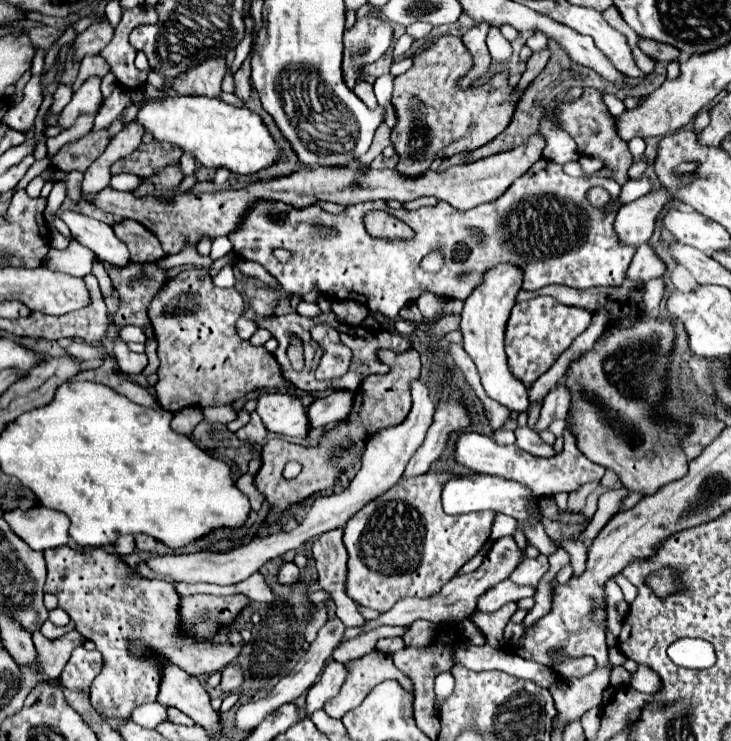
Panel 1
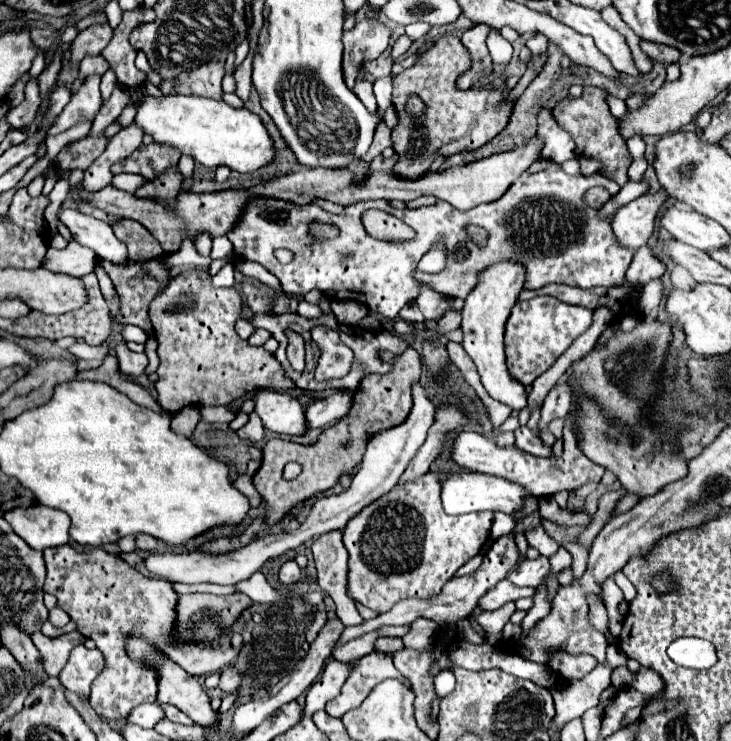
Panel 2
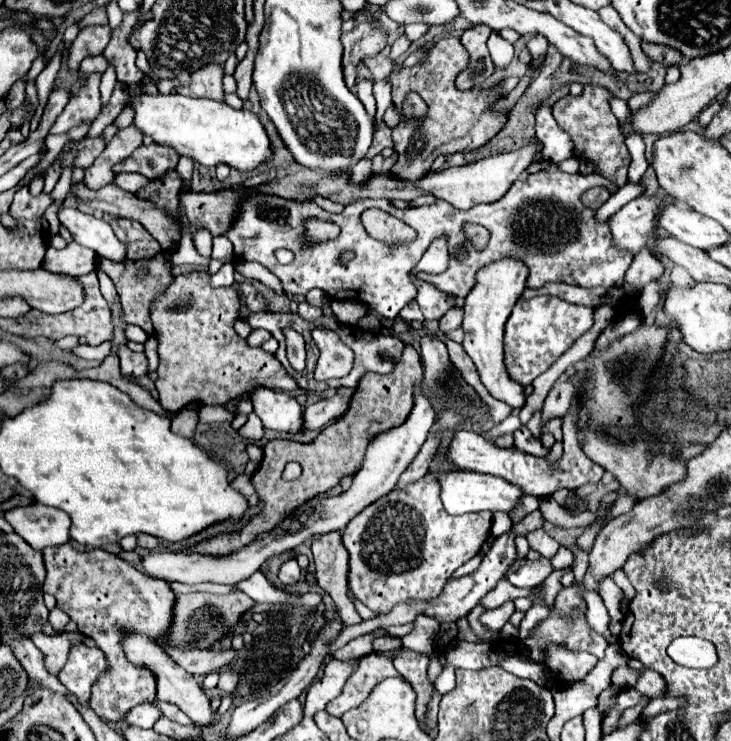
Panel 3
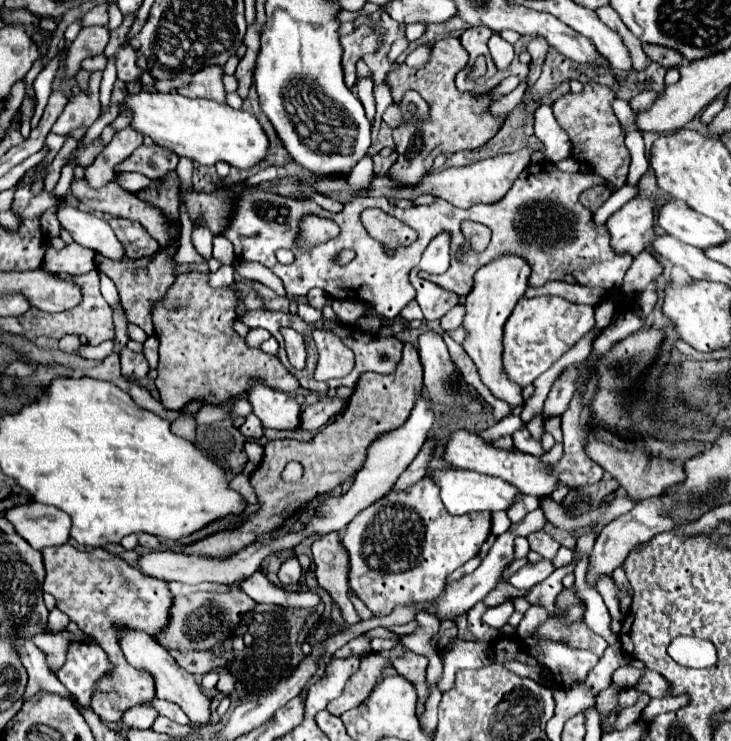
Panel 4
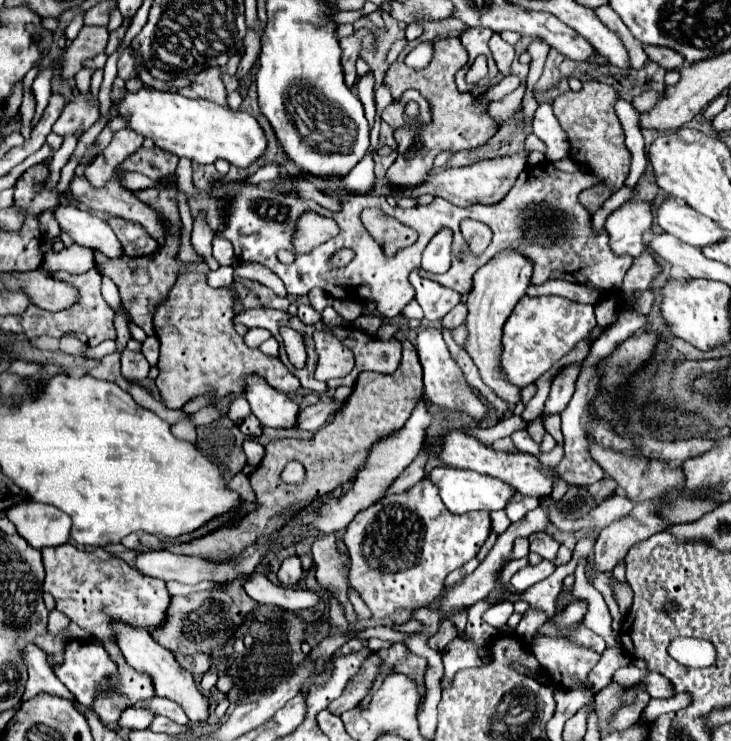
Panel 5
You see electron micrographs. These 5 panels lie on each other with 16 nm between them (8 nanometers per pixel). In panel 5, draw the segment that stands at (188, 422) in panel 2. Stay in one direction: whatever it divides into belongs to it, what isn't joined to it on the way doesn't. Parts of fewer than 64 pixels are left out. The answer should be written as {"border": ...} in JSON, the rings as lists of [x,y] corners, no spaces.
{"border":[[[178,420],[176,424],[172,424],[172,434],[196,444],[196,426],[192,420]]]}

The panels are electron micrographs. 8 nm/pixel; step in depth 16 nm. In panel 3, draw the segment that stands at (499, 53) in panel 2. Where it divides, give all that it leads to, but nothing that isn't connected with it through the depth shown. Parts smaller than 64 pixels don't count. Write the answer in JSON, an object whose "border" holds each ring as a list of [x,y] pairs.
{"border":[[[493,30],[487,46],[494,64],[505,69],[514,57],[513,45],[503,39],[499,32]]]}

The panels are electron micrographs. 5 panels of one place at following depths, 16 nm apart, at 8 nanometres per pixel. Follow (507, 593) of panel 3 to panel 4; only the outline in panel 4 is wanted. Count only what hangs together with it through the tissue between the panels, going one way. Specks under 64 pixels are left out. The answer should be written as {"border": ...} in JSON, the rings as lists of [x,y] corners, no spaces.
{"border":[[[498,582],[498,586],[482,600],[488,608],[494,608],[494,606],[498,606],[498,604],[504,604],[506,600],[514,600],[514,598],[520,598],[520,596],[524,596],[524,594],[528,594],[528,590],[518,590],[518,588],[514,588],[510,582]]]}

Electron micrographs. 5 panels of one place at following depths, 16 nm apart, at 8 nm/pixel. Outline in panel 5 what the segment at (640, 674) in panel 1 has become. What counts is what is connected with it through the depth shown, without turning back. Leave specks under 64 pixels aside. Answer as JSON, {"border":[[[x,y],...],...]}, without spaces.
{"border":[[[648,670],[646,676],[640,680],[640,688],[644,688],[652,698],[666,698],[672,694],[672,686],[668,684],[668,680],[652,670]]]}

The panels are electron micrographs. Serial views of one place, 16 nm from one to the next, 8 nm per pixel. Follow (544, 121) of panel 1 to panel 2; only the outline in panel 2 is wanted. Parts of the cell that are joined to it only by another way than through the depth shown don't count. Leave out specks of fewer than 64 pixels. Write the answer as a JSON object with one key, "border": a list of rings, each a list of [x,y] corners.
{"border":[[[544,108],[538,116],[538,136],[546,144],[542,150],[544,160],[554,160],[556,164],[562,164],[566,160],[578,158],[574,140],[568,136],[568,132],[564,132],[556,124],[556,120],[552,118],[552,112],[548,108]]]}

